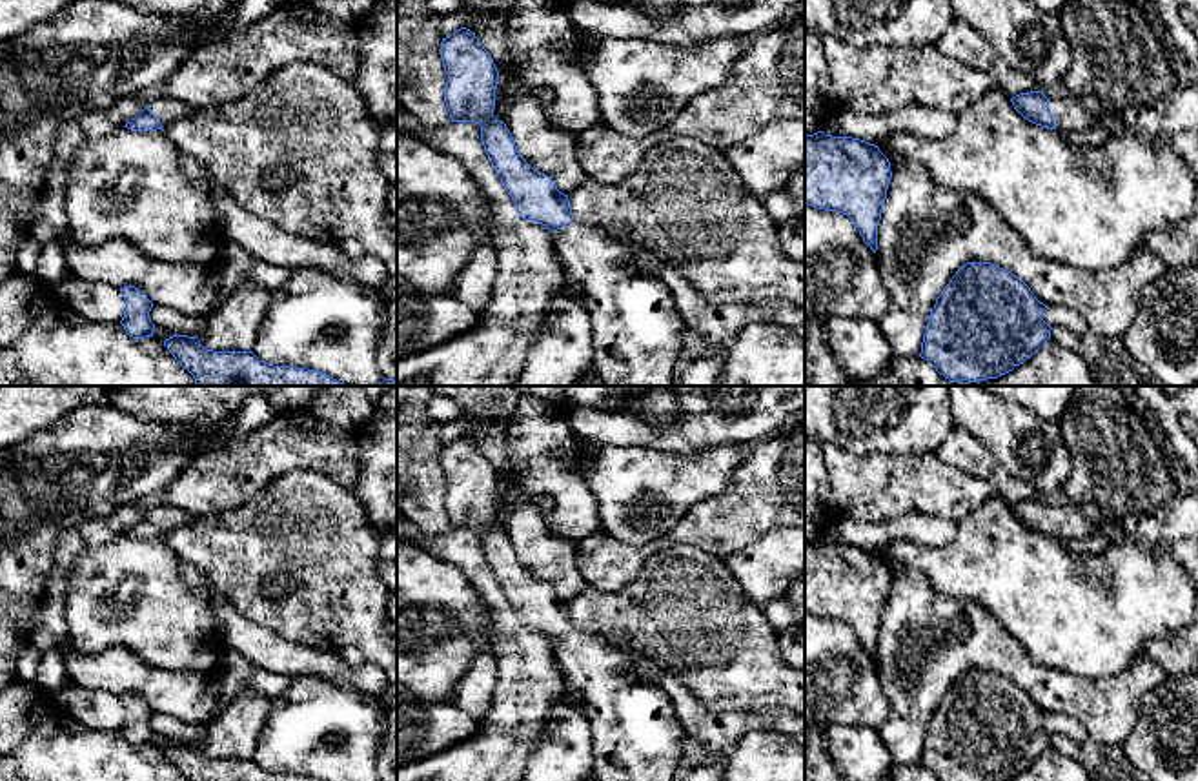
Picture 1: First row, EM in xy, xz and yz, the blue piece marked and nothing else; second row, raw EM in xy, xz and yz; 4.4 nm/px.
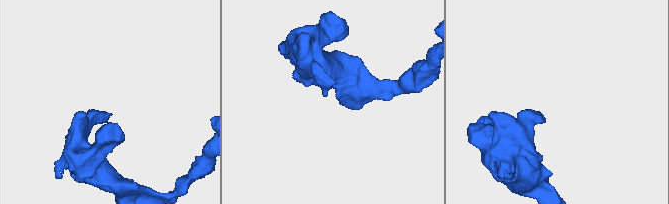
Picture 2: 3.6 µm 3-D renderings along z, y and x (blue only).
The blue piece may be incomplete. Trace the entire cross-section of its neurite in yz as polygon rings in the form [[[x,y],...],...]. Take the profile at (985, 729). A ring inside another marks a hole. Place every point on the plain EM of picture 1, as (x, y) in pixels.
[[[967,670],[936,706],[919,765],[938,781],[1009,781],[1051,746],[1045,715],[1010,679]]]

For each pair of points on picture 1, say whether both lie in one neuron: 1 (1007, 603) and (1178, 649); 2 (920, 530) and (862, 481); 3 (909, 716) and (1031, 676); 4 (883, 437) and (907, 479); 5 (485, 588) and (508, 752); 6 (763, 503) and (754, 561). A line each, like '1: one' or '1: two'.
1: two
2: two
3: one
4: two
5: one
6: two

